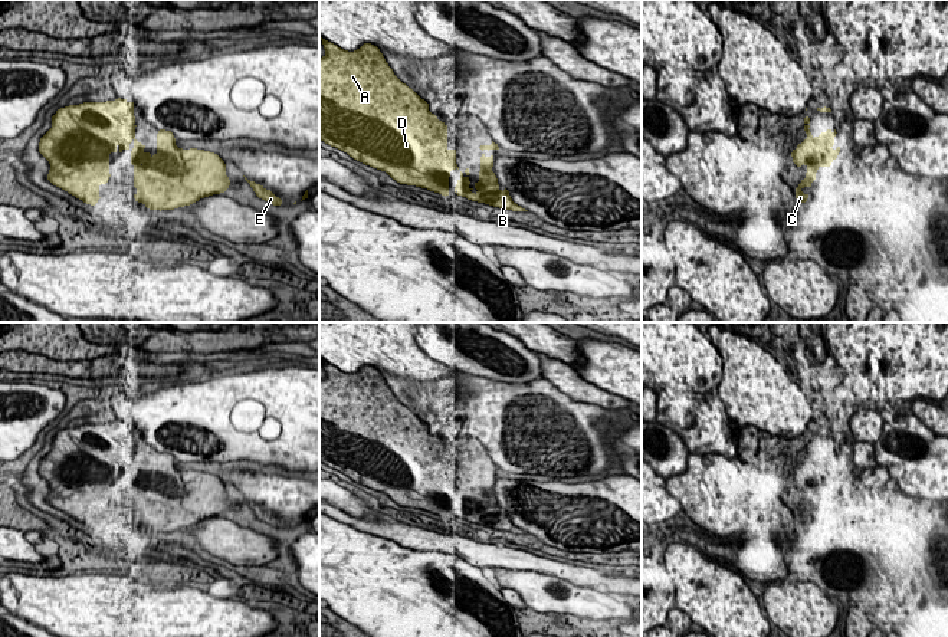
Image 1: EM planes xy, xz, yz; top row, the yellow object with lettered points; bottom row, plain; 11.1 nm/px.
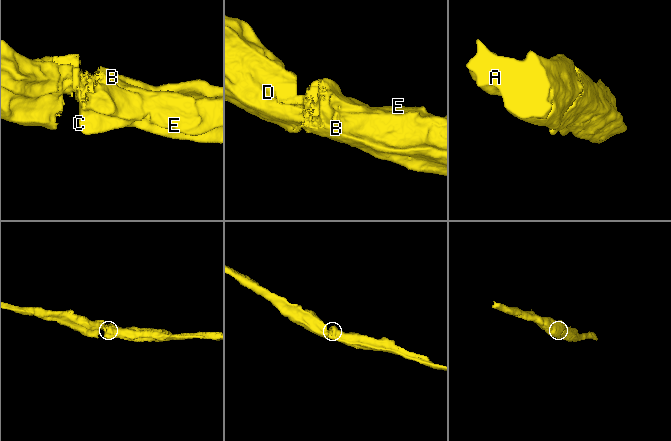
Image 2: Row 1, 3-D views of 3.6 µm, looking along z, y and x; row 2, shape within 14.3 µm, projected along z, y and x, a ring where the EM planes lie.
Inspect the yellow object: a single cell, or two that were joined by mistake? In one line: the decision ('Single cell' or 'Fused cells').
Single cell

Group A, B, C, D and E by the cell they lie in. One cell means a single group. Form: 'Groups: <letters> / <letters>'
Groups: A B C D E

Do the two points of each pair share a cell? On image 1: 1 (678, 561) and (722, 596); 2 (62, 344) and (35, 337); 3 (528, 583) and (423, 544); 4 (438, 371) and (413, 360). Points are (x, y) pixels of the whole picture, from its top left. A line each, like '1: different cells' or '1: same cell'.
1: same cell
2: same cell
3: same cell
4: same cell

